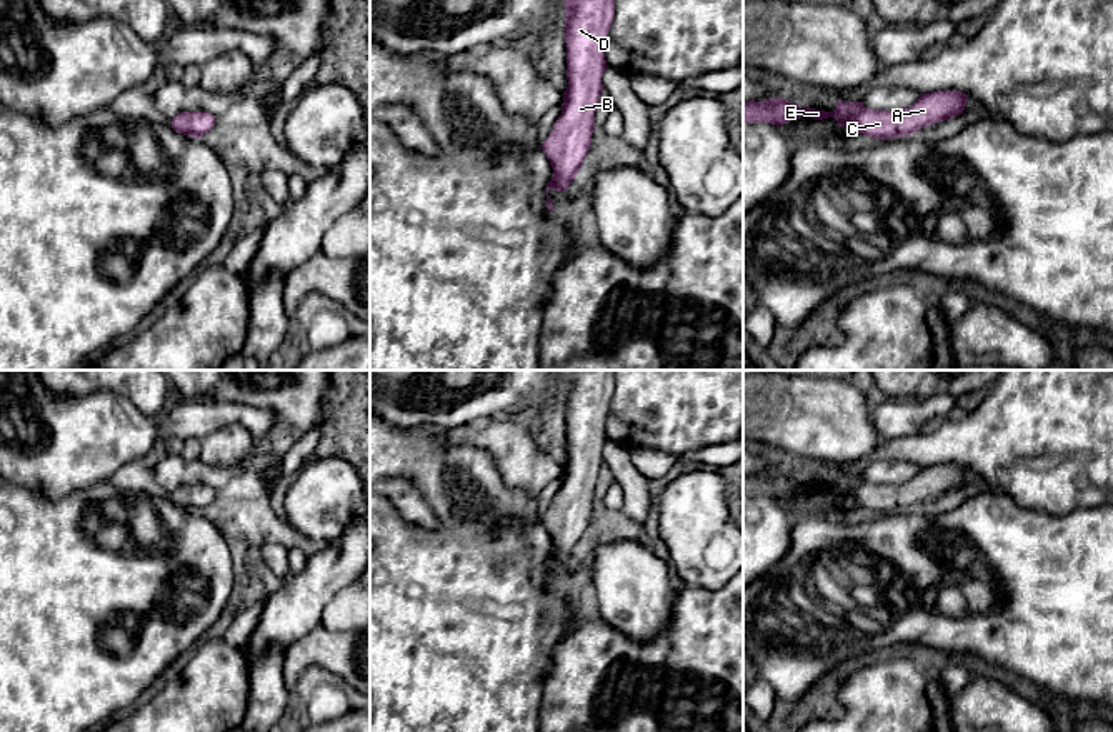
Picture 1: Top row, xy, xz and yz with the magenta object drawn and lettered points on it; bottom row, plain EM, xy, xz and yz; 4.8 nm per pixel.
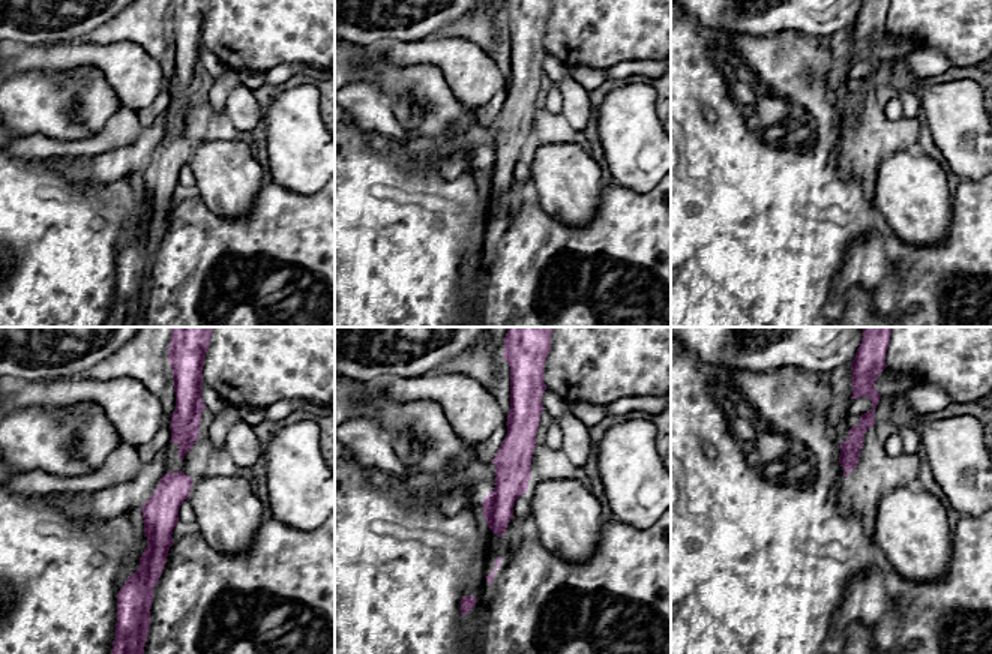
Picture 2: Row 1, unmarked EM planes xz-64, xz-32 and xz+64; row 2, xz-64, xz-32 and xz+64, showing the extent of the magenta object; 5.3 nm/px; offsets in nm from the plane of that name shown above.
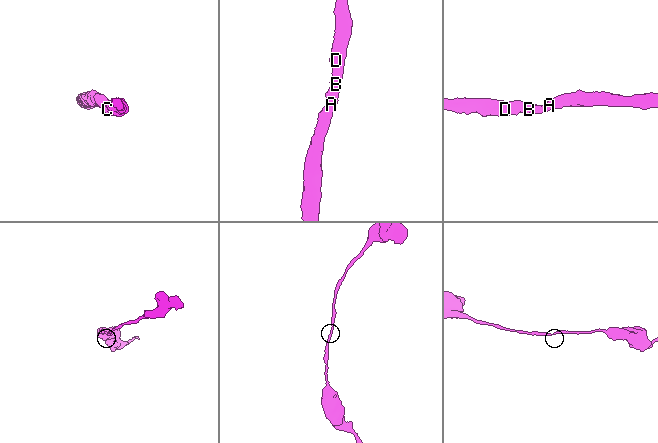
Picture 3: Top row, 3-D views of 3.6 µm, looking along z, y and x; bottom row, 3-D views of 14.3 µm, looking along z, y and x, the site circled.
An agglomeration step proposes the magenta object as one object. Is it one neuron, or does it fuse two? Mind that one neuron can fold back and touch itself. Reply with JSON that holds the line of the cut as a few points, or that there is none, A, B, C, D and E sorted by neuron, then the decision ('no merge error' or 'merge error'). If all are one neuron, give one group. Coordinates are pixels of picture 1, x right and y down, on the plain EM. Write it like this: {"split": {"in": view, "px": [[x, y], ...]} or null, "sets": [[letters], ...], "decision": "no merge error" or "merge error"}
{"split": null, "sets": [["A", "B", "C", "D", "E"]], "decision": "no merge error"}

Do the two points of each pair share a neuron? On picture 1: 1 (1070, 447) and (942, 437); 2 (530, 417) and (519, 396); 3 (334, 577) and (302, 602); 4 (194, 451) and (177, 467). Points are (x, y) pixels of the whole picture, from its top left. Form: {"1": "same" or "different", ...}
{"1": "same", "2": "different", "3": "same", "4": "different"}

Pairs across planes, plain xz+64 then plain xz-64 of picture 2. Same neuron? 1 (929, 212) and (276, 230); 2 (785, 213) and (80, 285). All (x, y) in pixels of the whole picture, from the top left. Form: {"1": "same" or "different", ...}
{"1": "different", "2": "same"}

